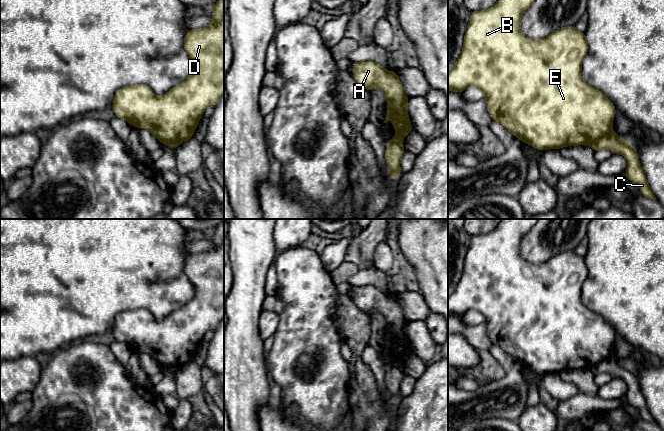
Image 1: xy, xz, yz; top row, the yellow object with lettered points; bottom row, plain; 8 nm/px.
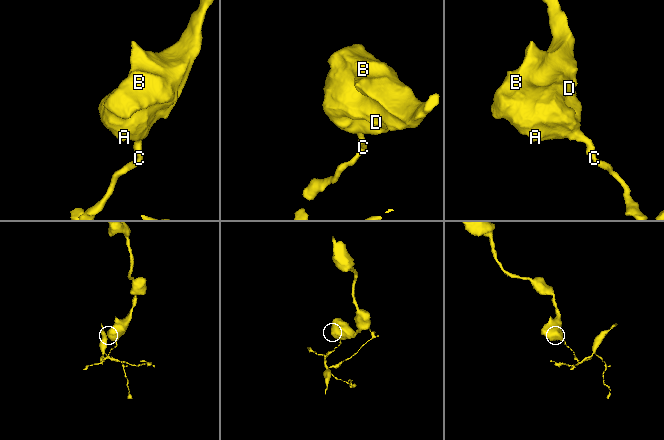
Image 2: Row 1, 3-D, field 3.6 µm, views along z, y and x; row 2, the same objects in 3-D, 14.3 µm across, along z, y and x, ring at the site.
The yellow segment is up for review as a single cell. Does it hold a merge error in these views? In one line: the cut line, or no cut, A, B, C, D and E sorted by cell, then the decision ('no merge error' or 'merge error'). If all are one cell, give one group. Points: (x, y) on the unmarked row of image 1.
cut in yz along (611, 353), (590, 369); A B D E / C; merge error

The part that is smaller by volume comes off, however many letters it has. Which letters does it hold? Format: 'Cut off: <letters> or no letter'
Cut off: C

